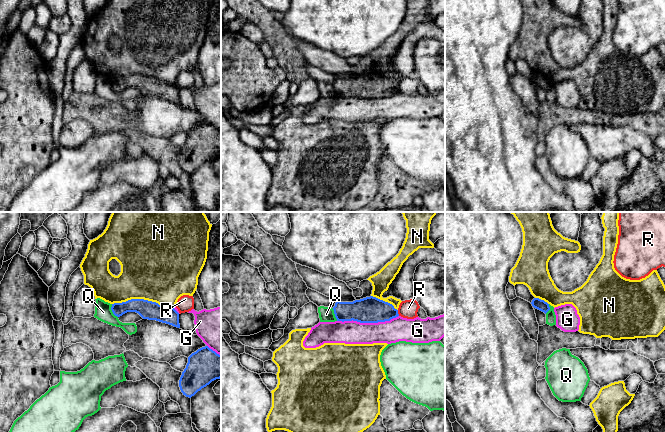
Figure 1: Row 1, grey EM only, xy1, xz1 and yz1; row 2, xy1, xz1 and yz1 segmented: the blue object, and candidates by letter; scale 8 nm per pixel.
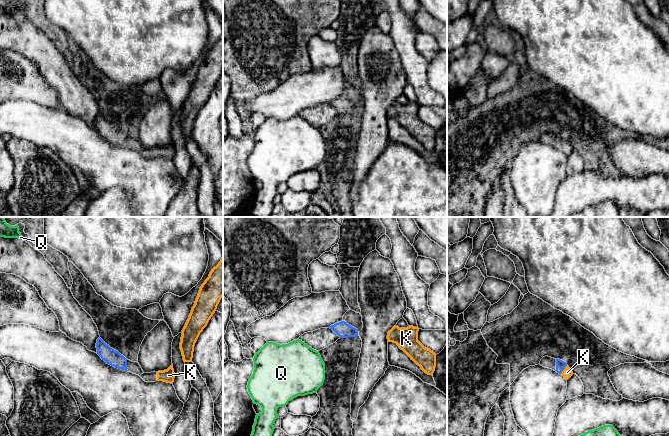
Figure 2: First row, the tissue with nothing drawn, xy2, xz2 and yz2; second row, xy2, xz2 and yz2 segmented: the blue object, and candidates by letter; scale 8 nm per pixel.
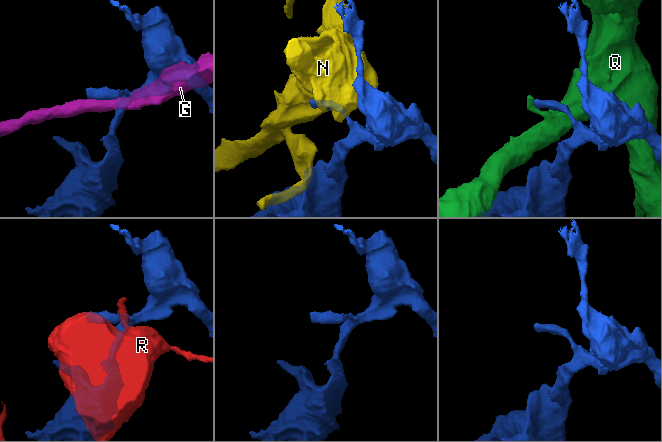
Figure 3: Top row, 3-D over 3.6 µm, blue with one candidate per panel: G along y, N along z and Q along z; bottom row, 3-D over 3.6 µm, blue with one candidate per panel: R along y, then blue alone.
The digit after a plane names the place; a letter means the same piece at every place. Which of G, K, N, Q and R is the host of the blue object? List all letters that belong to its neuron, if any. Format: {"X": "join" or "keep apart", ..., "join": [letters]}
{"G": "keep apart", "K": "join", "N": "keep apart", "Q": "keep apart", "R": "keep apart", "join": ["K"]}

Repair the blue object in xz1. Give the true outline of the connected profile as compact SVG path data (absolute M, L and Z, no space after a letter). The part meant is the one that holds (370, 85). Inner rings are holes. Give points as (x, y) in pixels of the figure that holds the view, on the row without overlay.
M370 72L353 78L336 77L333 83L337 97L378 99L399 92L398 86L388 78Z

